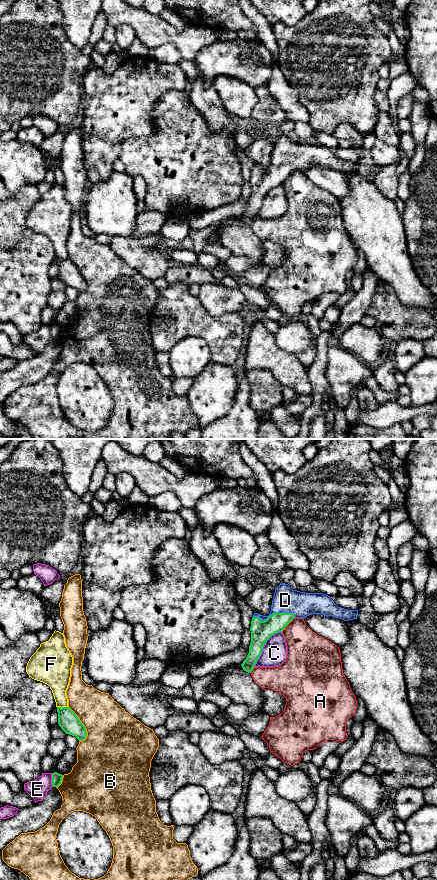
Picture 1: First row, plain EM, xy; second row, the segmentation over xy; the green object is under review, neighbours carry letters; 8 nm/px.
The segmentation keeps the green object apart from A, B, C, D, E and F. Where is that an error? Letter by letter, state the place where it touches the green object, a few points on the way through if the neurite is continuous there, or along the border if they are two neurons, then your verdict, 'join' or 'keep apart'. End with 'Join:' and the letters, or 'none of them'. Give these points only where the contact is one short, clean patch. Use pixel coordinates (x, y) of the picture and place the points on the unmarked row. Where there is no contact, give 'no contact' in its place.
A: xy (288, 175) | keep apart
B: xy (82, 276) | keep apart
C: xy (263, 198) | along xy (281, 183), (275, 184), (266, 193), (253, 219) | keep apart
D: xy (273, 165) | join
E: xy (52, 332) | keep apart
F: xy (62, 259) | keep apart
Join: D

